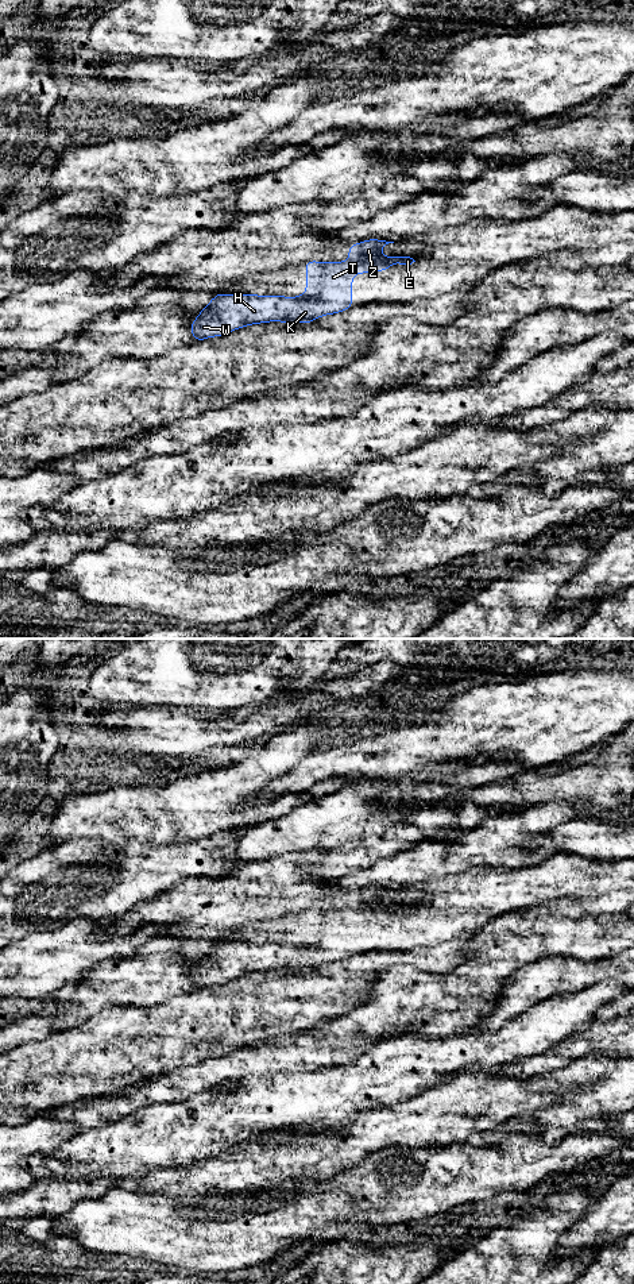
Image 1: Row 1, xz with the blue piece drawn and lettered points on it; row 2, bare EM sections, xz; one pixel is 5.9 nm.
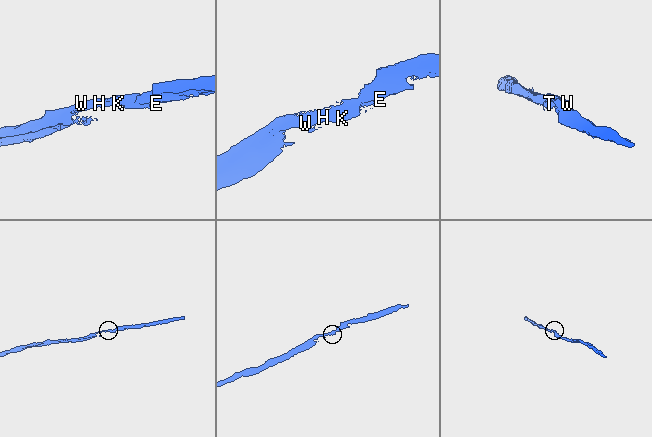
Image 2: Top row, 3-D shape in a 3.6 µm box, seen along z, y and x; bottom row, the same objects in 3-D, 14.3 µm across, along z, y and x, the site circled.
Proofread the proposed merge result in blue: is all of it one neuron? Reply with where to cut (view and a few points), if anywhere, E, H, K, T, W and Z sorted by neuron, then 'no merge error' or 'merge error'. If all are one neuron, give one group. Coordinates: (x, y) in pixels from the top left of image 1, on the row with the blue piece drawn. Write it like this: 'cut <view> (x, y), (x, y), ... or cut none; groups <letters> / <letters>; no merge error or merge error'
cut xz (350, 259), (390, 263); groups E Z / H K T W; merge error

